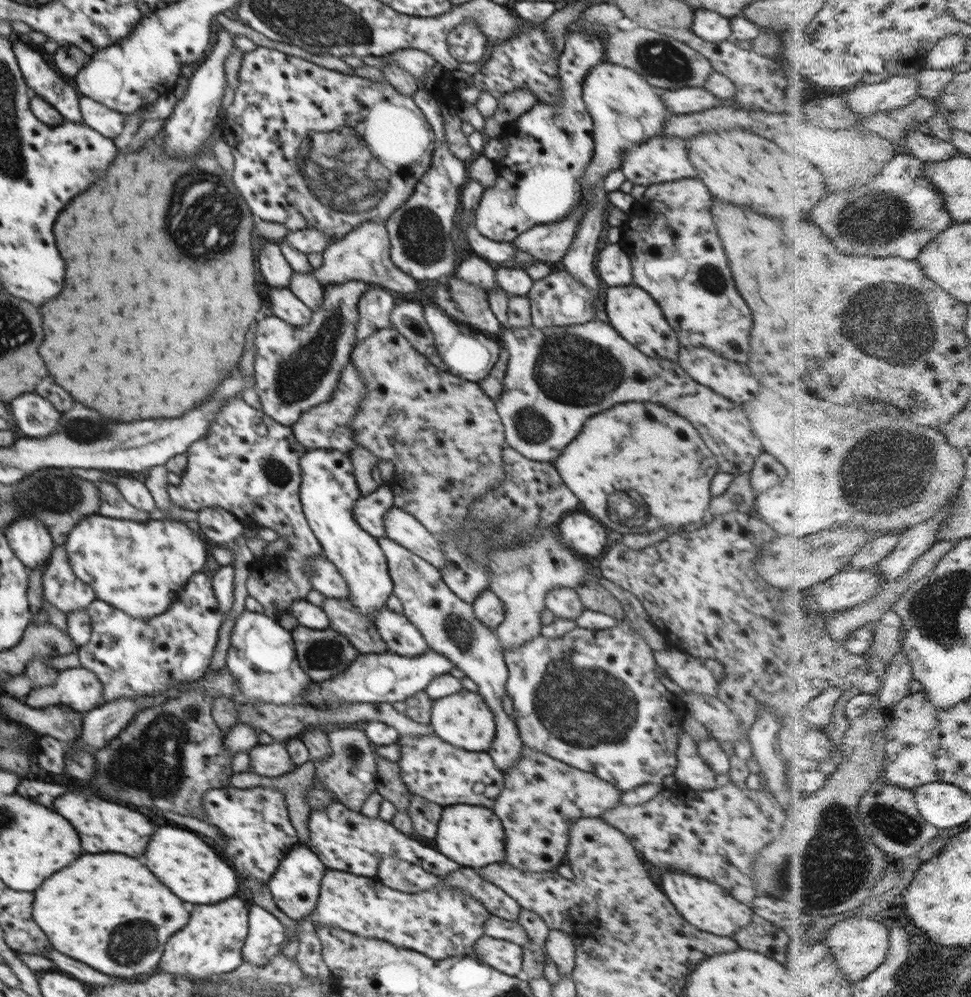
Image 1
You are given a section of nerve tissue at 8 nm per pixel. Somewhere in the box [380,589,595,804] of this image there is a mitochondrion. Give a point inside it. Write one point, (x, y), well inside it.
(457, 629)

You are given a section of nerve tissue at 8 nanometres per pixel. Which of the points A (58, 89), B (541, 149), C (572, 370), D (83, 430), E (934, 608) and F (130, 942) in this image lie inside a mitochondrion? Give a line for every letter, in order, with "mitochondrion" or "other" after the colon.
A: other
B: other
C: mitochondrion
D: mitochondrion
E: mitochondrion
F: mitochondrion

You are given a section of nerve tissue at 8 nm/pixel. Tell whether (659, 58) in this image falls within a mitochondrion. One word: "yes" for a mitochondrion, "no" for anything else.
yes

